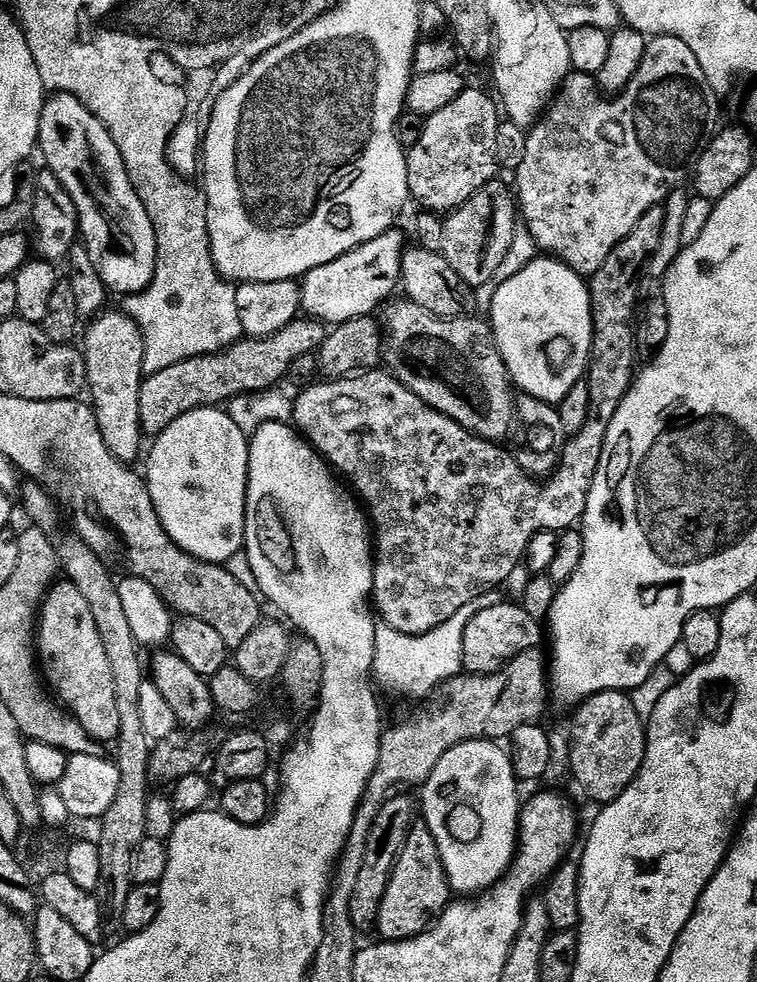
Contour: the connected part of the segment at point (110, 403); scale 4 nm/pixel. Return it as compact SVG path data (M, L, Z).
M104 310L91 321L88 333L82 343L84 365L88 371L87 391L92 391L90 404L96 411L98 426L101 428L102 439L106 450L114 458L134 462L141 459L140 436L140 382L142 371L140 363L145 363L143 335L139 326L124 310L110 312Z

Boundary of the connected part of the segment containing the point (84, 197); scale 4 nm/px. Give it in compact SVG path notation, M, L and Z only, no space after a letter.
M71 94L61 95L60 104L52 100L43 105L40 113L39 151L44 151L47 171L54 173L62 186L70 194L76 207L78 232L82 243L88 248L90 259L101 276L107 291L121 292L121 297L127 298L141 293L151 282L155 274L156 240L154 224L146 212L146 206L139 198L134 183L126 170L126 162L114 144L110 130L103 121L91 112L82 101Z

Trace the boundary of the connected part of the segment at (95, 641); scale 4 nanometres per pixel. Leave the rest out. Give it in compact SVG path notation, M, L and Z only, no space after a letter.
M56 582L49 587L38 609L38 627L34 633L34 648L38 653L38 664L46 679L47 687L54 693L55 699L72 713L72 717L86 729L93 741L115 741L120 734L120 712L116 709L118 693L112 682L114 669L108 661L104 643L98 634L94 614L90 614L90 606L86 598L78 594L74 585L67 582Z

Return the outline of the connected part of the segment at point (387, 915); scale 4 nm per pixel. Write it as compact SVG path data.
M417 822L404 840L404 849L392 868L392 877L384 884L378 917L379 935L385 940L404 940L407 936L415 935L420 929L427 927L429 917L444 911L449 896L450 889L434 838L427 824Z

